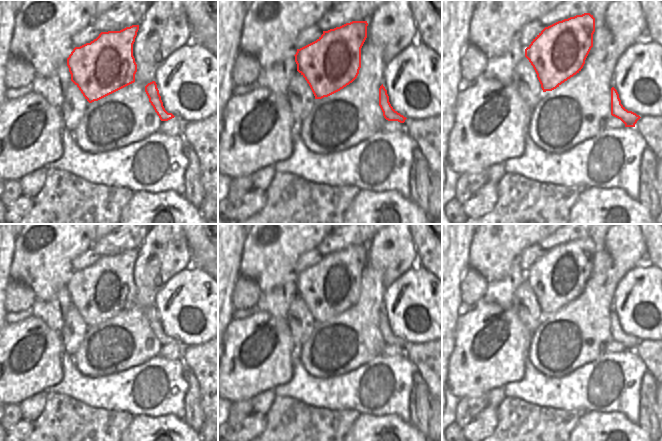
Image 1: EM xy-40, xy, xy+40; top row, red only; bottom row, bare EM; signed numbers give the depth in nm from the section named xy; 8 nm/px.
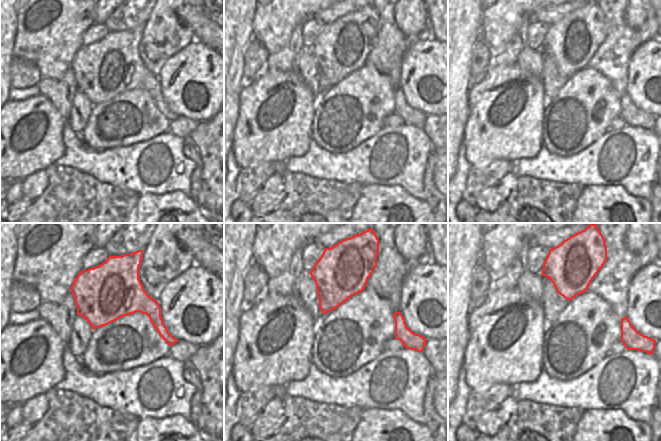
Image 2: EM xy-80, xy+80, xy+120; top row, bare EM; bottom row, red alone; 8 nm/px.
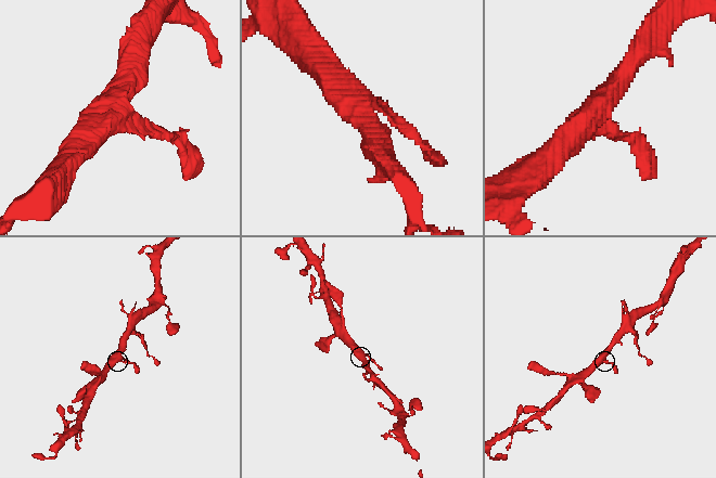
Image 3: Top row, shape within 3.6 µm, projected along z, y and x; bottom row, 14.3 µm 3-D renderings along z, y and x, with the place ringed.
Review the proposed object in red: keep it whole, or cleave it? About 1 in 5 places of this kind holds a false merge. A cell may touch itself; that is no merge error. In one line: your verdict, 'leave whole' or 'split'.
leave whole

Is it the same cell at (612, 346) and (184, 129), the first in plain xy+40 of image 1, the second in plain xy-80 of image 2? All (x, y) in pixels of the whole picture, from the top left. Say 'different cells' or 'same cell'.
same cell

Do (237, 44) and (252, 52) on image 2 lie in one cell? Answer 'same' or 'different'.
different

